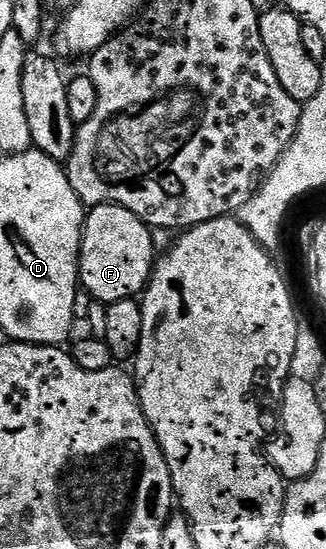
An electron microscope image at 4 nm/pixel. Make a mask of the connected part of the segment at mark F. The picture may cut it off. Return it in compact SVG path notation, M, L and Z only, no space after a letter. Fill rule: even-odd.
M96 204L83 221L83 241L79 247L81 288L92 301L104 305L138 297L146 289L157 263L152 229L125 206Z

